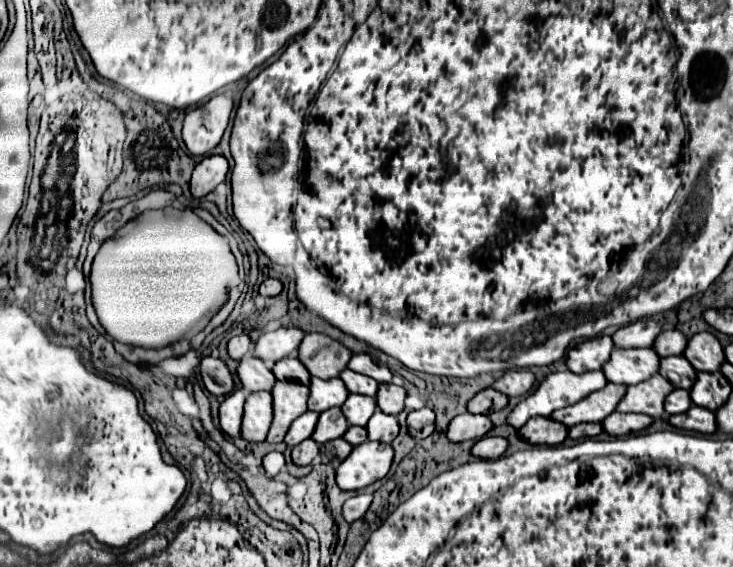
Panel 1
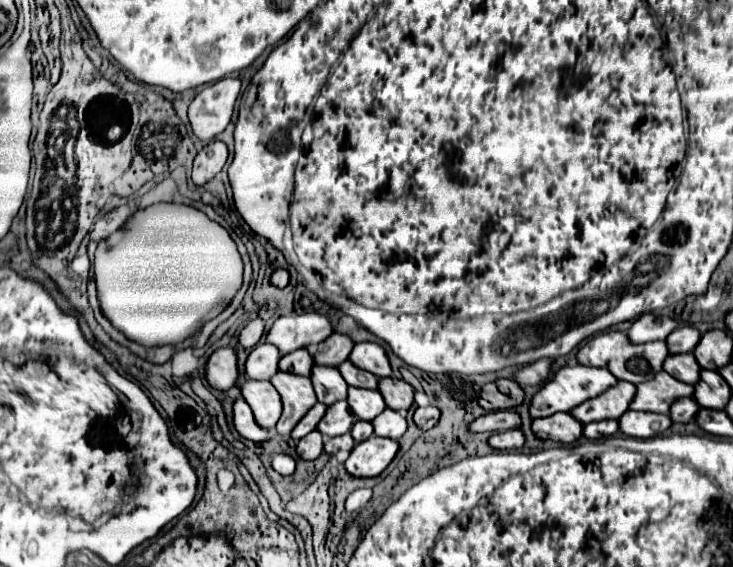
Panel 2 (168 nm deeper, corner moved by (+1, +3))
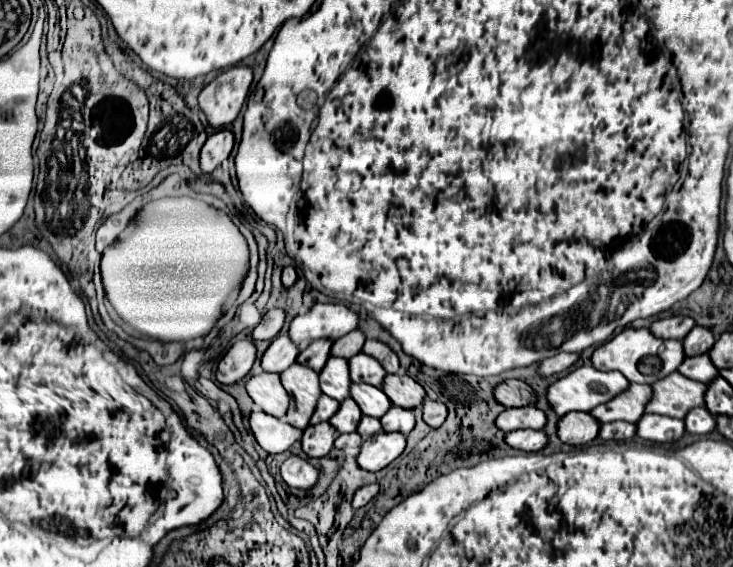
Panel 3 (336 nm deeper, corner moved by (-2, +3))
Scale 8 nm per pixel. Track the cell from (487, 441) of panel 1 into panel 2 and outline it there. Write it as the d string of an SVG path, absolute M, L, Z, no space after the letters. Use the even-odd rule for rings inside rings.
M519 429L511 431L499 431L489 437L489 445L493 449L519 449L523 445L523 433Z

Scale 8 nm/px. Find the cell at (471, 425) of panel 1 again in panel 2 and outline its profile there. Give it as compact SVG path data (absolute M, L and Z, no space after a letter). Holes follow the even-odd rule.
M491 411L491 413L485 413L479 419L475 419L471 423L471 431L473 433L483 433L483 431L495 433L495 431L515 429L515 427L519 427L519 423L521 423L521 419L513 411Z

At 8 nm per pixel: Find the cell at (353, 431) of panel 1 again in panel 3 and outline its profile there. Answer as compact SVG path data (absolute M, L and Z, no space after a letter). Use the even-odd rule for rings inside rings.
M362 417L360 419L358 433L362 435L362 439L368 439L368 437L372 437L378 431L380 431L380 419L374 419L374 417Z

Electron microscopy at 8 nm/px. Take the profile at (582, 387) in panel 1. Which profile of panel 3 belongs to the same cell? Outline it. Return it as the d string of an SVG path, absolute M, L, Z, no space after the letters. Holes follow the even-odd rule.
M582 365L574 371L570 371L566 377L558 379L556 383L552 383L548 387L548 403L552 405L552 409L558 413L558 415L566 415L570 411L592 411L594 407L602 405L602 403L608 403L610 399L614 399L618 393L626 391L628 389L628 379L618 373L618 371L598 371L594 369L592 365Z

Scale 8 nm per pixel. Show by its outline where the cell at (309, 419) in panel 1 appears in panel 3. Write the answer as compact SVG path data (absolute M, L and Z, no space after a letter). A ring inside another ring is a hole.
M322 395L322 397L318 399L316 411L314 411L310 423L316 425L316 423L322 423L322 421L328 421L328 419L338 411L338 407L340 407L340 403L338 403L336 399L328 399L328 395Z

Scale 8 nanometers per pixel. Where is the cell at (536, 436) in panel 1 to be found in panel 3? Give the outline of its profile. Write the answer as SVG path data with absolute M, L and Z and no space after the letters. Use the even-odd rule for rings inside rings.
M568 413L558 421L558 435L568 445L584 445L598 437L600 423L590 413Z

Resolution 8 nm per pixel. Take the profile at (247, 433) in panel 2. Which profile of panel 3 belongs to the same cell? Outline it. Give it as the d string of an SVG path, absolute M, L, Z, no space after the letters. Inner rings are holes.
M260 409L252 411L250 427L256 435L258 445L264 451L268 451L270 455L278 455L278 453L288 451L302 437L300 429L294 429L292 425L288 425L280 419L274 419L272 415L266 415Z

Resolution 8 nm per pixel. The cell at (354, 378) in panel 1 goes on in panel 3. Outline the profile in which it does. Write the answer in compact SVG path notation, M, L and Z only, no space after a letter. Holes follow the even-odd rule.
M358 353L350 359L350 377L354 383L368 383L374 387L382 387L386 371L374 357Z

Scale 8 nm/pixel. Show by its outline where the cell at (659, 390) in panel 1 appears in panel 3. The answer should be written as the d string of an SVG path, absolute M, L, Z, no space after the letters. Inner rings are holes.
M678 371L654 383L652 389L654 389L654 397L646 405L646 413L684 419L684 415L688 415L690 409L704 405L706 385L688 379Z

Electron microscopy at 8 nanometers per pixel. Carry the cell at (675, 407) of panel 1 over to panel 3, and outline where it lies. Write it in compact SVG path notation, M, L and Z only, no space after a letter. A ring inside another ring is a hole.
M696 407L694 411L690 411L684 423L686 423L686 431L694 435L708 435L716 431L716 417L710 415L706 407Z

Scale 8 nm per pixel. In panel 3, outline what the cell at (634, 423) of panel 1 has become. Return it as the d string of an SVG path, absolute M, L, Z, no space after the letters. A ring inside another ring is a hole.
M644 415L638 421L638 437L654 443L670 443L670 441L680 441L684 435L684 421L680 419L670 419L670 417L660 417L660 415Z

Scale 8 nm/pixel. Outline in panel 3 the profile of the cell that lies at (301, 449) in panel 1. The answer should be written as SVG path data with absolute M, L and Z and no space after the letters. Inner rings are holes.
M318 423L304 429L302 449L310 457L324 457L330 453L336 439L336 429L330 423Z

